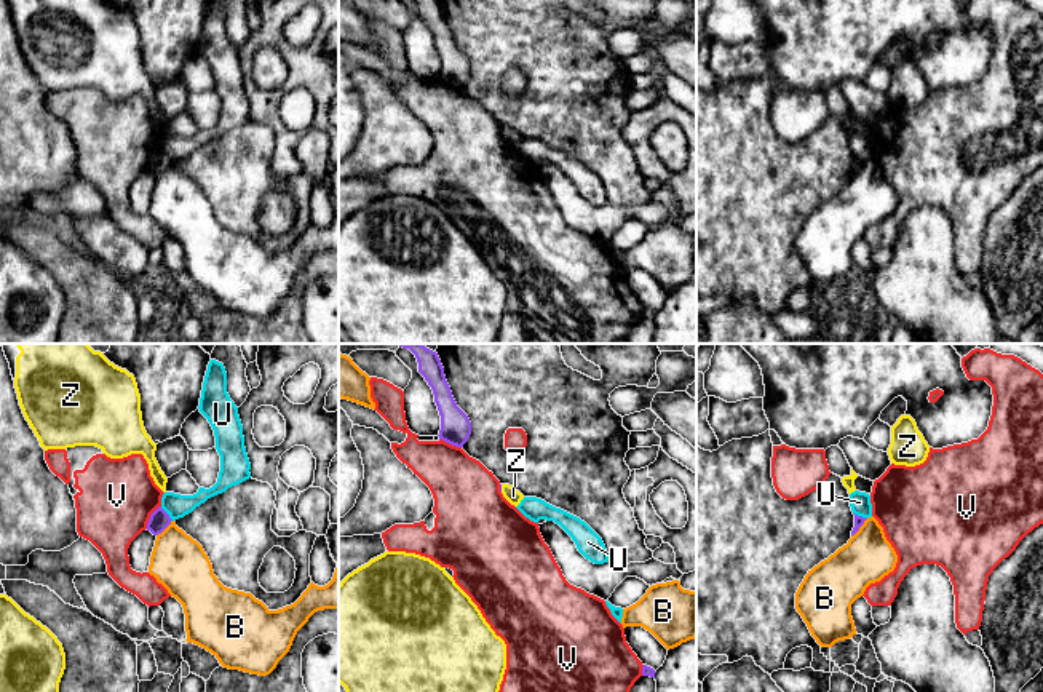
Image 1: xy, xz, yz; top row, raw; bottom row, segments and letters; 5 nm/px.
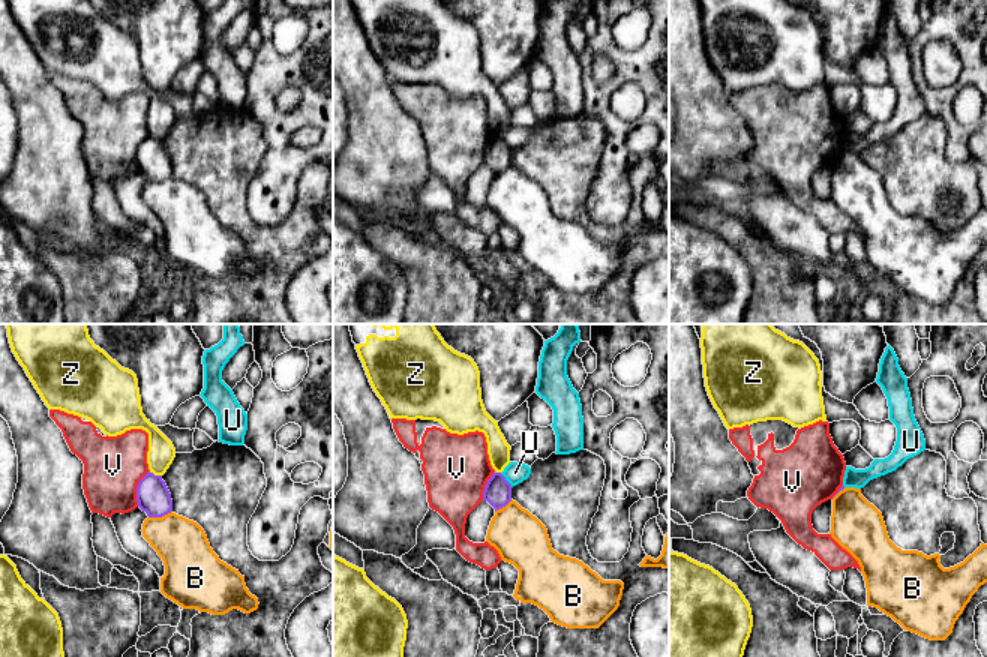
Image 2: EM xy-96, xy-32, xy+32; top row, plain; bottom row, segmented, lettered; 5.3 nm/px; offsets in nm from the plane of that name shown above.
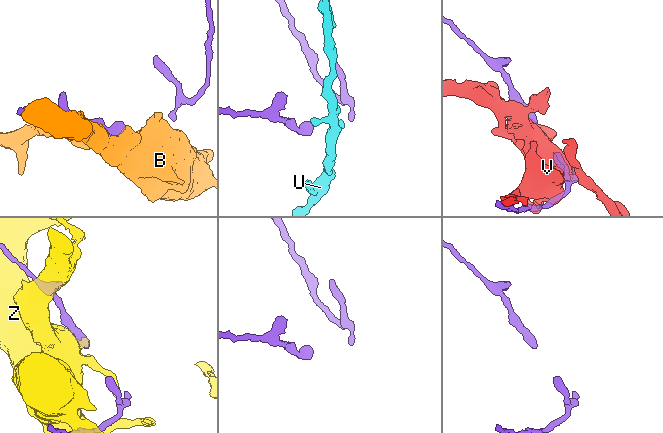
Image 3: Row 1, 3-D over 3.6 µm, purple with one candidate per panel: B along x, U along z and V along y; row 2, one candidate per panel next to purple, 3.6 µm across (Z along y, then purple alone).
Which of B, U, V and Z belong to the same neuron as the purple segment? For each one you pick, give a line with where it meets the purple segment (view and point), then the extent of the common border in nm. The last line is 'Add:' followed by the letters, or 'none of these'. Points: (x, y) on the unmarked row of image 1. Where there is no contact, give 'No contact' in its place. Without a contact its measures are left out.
Add: none of these

